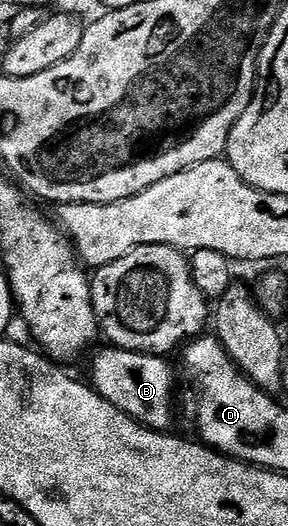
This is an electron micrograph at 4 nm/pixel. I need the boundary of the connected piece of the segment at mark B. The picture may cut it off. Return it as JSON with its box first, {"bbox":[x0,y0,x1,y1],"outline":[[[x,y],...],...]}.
{"bbox":[87,346,174,432],"outline":[[[104,346],[92,360],[87,379],[99,396],[131,420],[137,420],[154,432],[164,432],[172,424],[174,416],[174,392],[172,396],[172,368],[165,357],[147,352],[128,352],[124,348]]]}

